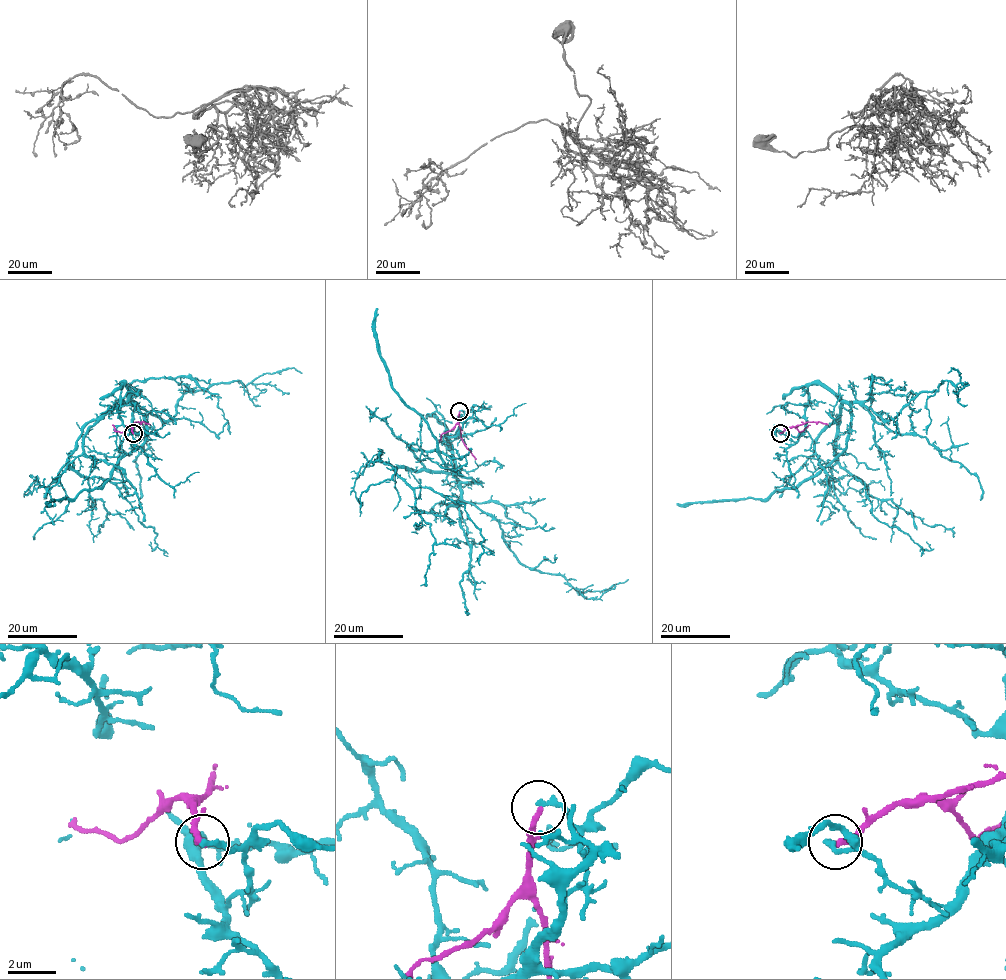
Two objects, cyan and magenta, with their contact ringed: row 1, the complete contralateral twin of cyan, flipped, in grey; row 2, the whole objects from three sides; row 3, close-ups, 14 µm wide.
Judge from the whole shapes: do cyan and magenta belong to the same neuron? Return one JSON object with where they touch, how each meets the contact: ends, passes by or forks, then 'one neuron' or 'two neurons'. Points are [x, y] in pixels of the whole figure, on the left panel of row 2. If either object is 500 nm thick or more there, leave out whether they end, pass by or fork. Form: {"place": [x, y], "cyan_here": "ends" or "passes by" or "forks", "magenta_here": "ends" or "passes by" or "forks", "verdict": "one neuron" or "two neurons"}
{"place": [133, 433], "cyan_here": "ends", "magenta_here": "ends", "verdict": "two neurons"}

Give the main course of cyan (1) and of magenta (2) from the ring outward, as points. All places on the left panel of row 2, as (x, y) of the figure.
1: (133, 433), (119, 415), (122, 384), (127, 399), (83, 428), (68, 465), (111, 481), (157, 534), (150, 542)
2: (132, 433), (136, 422), (149, 424)

